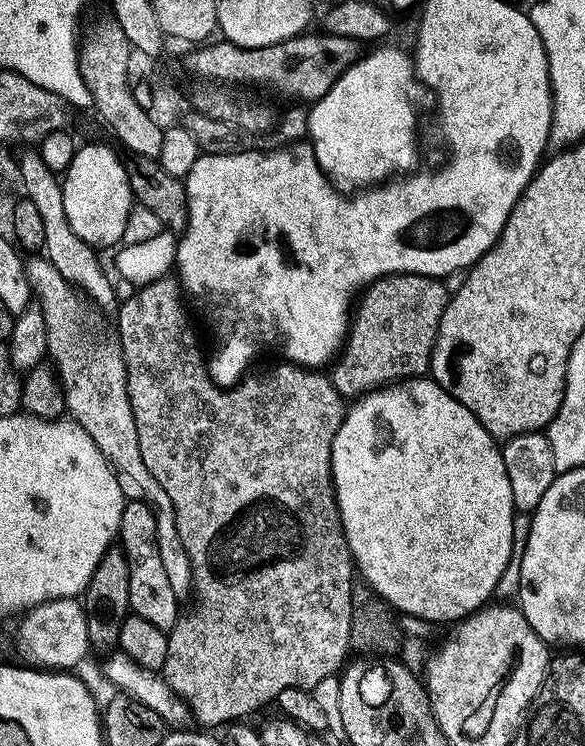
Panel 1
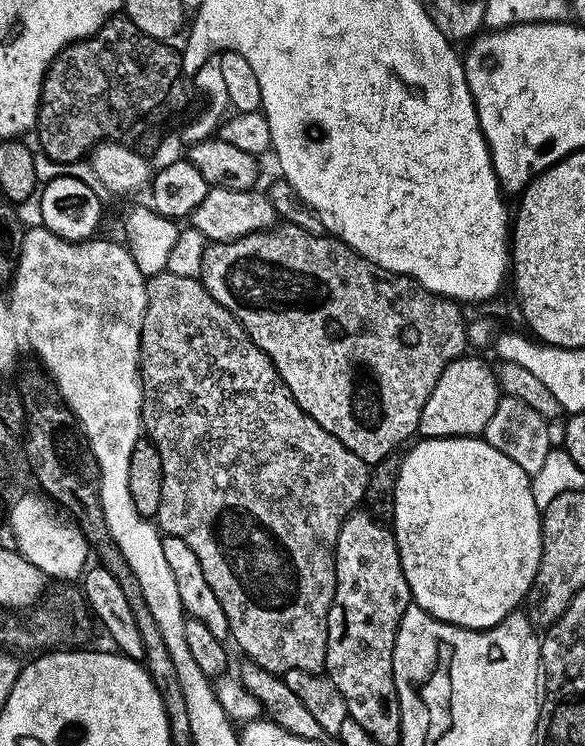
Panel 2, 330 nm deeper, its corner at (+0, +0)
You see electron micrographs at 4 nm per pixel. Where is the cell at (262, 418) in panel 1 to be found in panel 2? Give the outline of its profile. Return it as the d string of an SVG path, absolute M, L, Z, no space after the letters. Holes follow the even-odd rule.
M161 270L149 275L146 283L148 285L148 305L142 318L142 334L140 335L140 385L144 391L142 394L142 406L140 407L140 422L143 435L152 441L152 444L158 450L158 458L162 458L162 502L156 511L154 517L155 523L164 536L177 536L178 538L182 538L182 542L186 542L186 546L190 546L190 550L194 550L194 554L198 554L198 562L202 566L202 574L206 574L206 582L210 582L210 590L214 590L218 602L222 602L222 611L226 613L226 618L228 619L228 631L231 639L233 641L236 639L237 646L248 655L245 657L247 657L251 663L257 664L262 670L275 672L277 674L283 674L286 670L306 670L307 672L323 673L324 663L326 662L328 611L332 605L334 590L336 589L336 543L338 542L338 534L342 530L342 522L346 517L351 516L353 512L361 507L364 492L368 488L370 466L366 462L362 462L362 458L358 458L358 454L354 454L338 438L334 438L334 434L322 430L322 426L318 426L318 422L314 422L314 418L310 418L310 414L306 414L302 410L302 406L298 406L298 402L294 402L294 398L290 394L286 382L282 382L282 378L278 374L278 370L274 366L272 359L246 334L246 330L237 322L234 314L230 310L226 310L226 306L219 304L217 300L208 293L203 283L201 283L197 277L183 276L182 274L174 274L167 270Z

